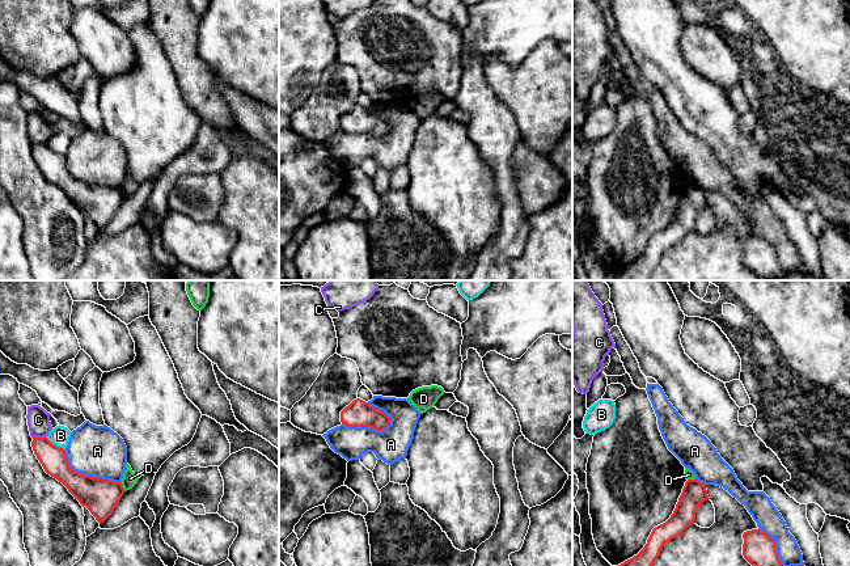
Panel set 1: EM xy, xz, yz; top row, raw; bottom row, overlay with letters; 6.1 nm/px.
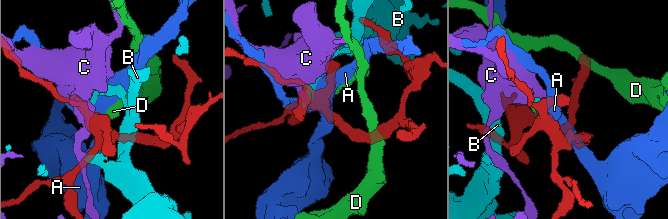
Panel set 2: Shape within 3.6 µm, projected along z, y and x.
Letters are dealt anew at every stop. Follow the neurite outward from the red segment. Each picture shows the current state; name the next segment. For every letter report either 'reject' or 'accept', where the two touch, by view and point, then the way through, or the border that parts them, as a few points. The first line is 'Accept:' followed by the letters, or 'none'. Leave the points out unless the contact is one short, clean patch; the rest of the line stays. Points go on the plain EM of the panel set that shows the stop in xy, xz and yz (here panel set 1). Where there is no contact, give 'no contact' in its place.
Accept: none
A: reject | xz (367, 132)
B: reject | xy (54, 151) | along xy (46, 143), (64, 156)
C: reject | xy (39, 144)
D: reject | xy (122, 193) | along xy (119, 189), (125, 197)

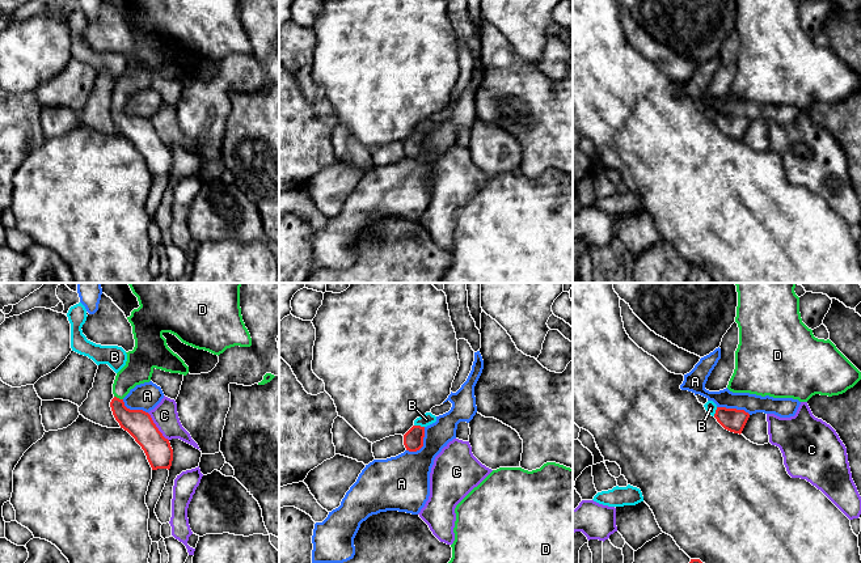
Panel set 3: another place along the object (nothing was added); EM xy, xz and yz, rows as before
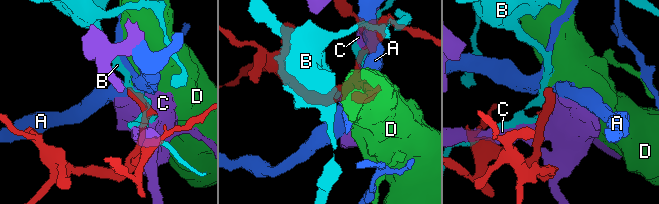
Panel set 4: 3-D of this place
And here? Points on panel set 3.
Accept: D
A: reject | xz (422, 151) | along xz (425, 134), (422, 152), (416, 157), (406, 157)
B: reject | xz (420, 132)
C: reject | xy (156, 134)
D: accept | xy (118, 105)

